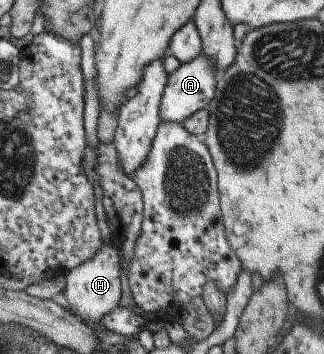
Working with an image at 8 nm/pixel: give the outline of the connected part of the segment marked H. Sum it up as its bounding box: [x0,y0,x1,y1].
[64,243,121,324]

